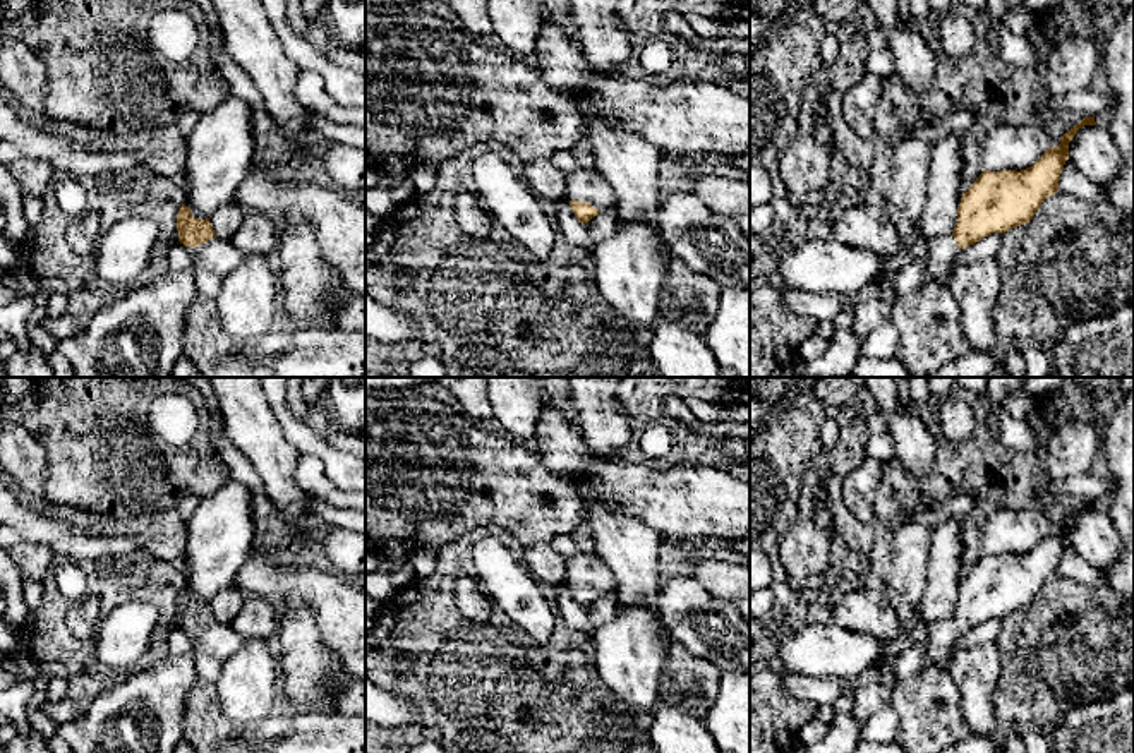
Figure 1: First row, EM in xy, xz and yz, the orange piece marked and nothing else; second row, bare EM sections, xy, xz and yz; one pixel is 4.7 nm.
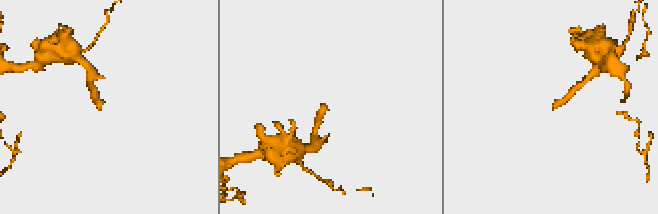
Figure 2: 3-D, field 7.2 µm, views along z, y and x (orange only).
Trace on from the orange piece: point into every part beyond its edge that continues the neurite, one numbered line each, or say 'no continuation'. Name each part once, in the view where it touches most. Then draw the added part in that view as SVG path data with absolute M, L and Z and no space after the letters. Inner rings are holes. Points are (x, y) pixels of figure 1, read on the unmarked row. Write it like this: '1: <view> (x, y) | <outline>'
1: xz (587, 568) | M578 551L566 564L570 585L590 587L599 595L616 595L618 578L594 551Z

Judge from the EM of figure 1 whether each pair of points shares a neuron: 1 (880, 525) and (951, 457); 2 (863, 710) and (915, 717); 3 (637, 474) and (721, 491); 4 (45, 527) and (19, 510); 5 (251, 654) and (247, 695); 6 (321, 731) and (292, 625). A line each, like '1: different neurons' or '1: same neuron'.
1: same neuron
2: different neurons
3: same neuron
4: same neuron
5: same neuron
6: different neurons

